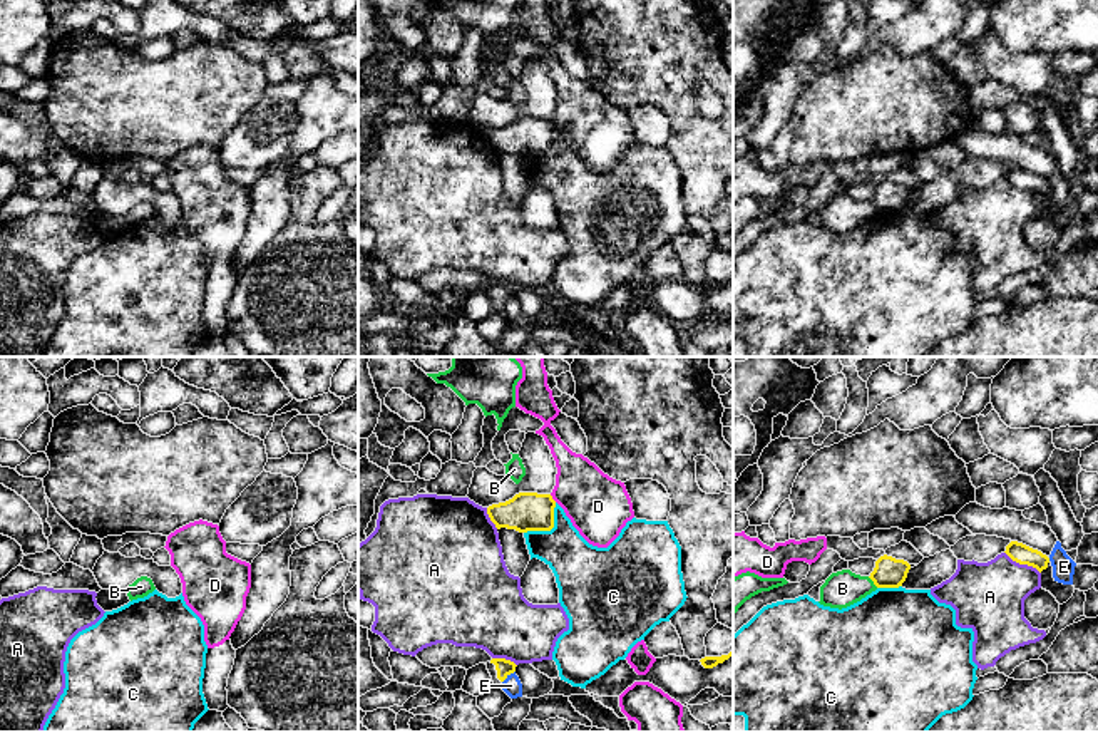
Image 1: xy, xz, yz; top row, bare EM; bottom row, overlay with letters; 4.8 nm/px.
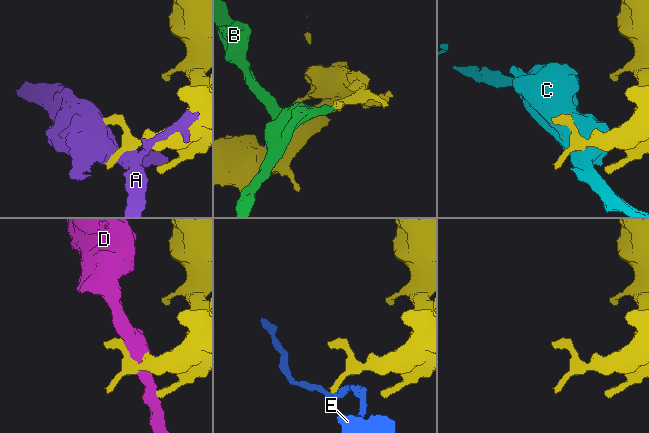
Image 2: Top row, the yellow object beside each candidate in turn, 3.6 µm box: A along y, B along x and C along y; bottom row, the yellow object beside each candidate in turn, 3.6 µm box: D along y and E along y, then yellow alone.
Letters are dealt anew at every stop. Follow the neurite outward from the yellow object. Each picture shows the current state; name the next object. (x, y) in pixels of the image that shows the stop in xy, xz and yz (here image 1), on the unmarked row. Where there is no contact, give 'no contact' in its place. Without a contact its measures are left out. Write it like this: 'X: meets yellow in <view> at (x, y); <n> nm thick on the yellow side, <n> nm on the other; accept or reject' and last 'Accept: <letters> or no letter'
A: meets yellow in yz at (1023, 188); 90 nm thick on the yellow side, 340 nm on the other; reject
B: meets yellow in yz at (872, 205); 140 nm thick on the yellow side, 170 nm on the other; reject
C: meets yellow in xz at (549, 154); 190 nm thick on the yellow side, 260 nm on the other; reject
D: meets yellow in xz at (551, 123); 190 nm thick on the yellow side, 300 nm on the other; reject
E: meets yellow in xz at (506, 302); 80 nm thick on the yellow side, 90 nm on the other; reject
Accept: no letter

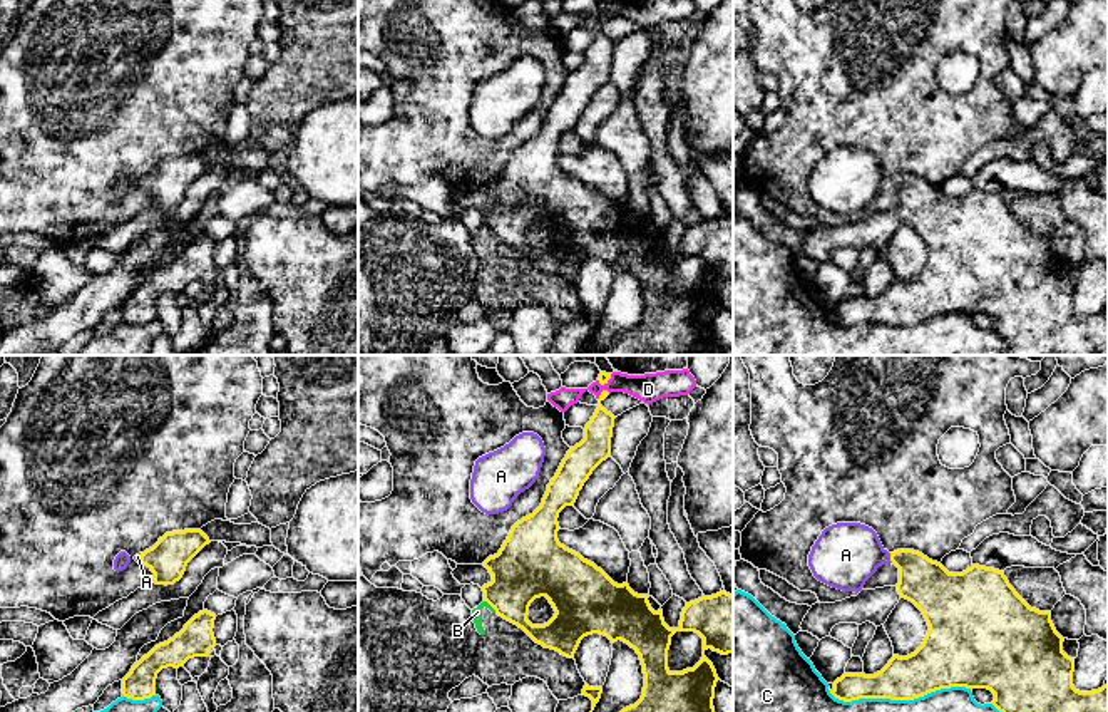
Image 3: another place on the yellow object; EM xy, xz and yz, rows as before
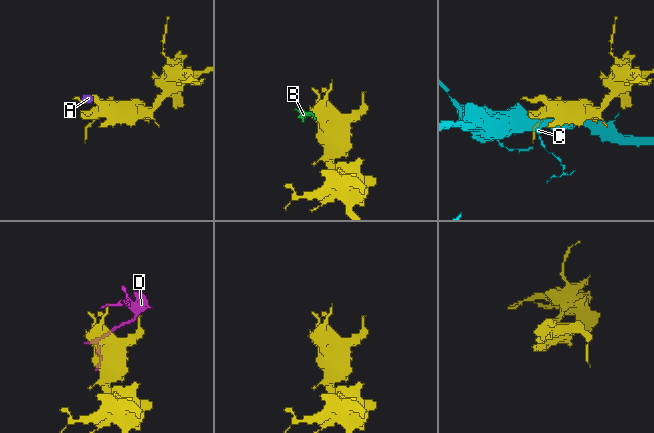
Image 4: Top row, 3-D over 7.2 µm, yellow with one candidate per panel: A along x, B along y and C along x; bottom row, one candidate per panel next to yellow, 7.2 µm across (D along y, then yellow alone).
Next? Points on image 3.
A: meets yellow in yz at (891, 183); 220 nm thick on the yellow side, 320 nm on the other; accept
B: meets yellow in xz at (491, 230); 300 nm thick on the yellow side, 50 nm on the other; reject
C: meets yellow in yz at (899, 324); 240 nm thick on the yellow side, 360 nm on the other; reject
D: meets yellow in xz at (601, 17); 140 nm thick on the yellow side, 130 nm on the other; reject
Accept: A

